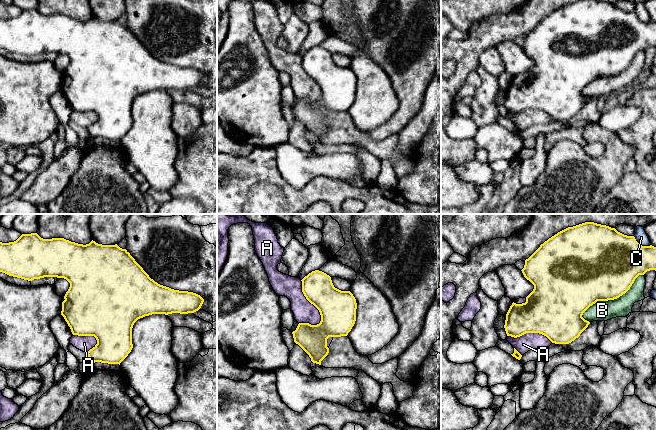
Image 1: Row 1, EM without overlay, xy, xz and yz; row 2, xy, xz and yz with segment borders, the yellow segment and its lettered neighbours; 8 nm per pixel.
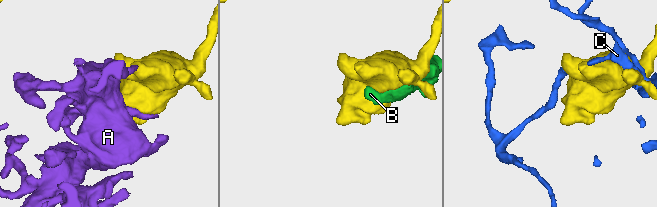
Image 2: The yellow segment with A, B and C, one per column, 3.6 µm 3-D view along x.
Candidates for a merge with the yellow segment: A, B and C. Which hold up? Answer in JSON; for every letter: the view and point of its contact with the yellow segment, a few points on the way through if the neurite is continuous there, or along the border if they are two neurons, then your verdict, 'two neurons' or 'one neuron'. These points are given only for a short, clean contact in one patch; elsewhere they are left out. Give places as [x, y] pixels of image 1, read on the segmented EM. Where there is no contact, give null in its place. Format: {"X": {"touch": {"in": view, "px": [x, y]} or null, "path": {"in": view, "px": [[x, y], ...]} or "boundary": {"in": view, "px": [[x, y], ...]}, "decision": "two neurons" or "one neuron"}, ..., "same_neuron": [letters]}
{"A": {"touch": {"in": "xz", "px": [311, 303]}, "decision": "two neurons"}, "B": {"touch": {"in": "yz", "px": [613, 299]}, "decision": "two neurons"}, "C": {"touch": {"in": "yz", "px": [641, 245]}, "decision": "two neurons"}, "same_neuron": []}

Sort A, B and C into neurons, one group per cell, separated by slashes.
A / B / C

